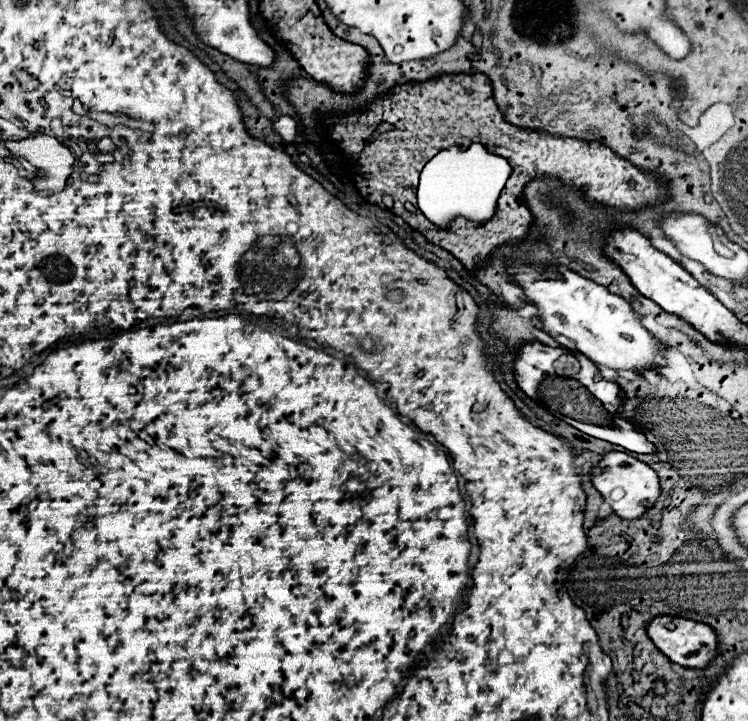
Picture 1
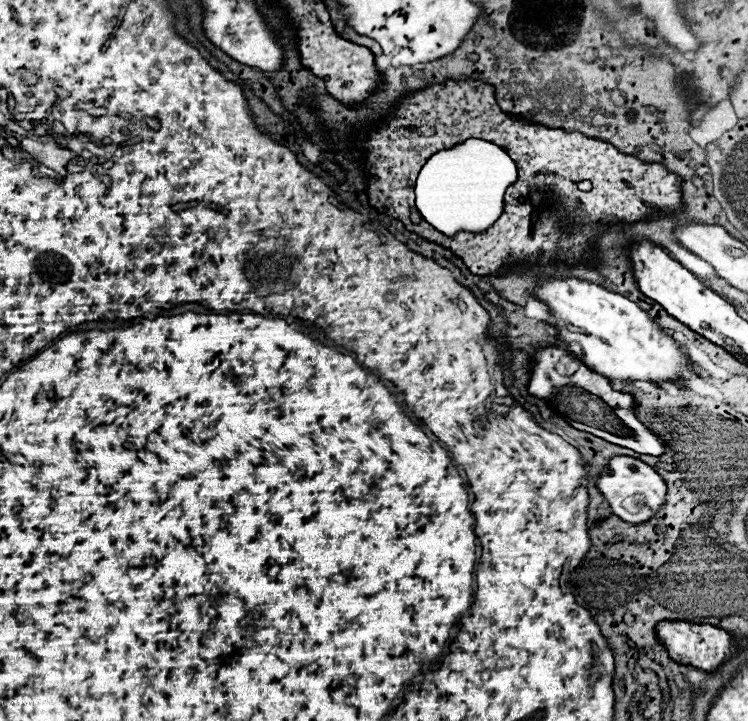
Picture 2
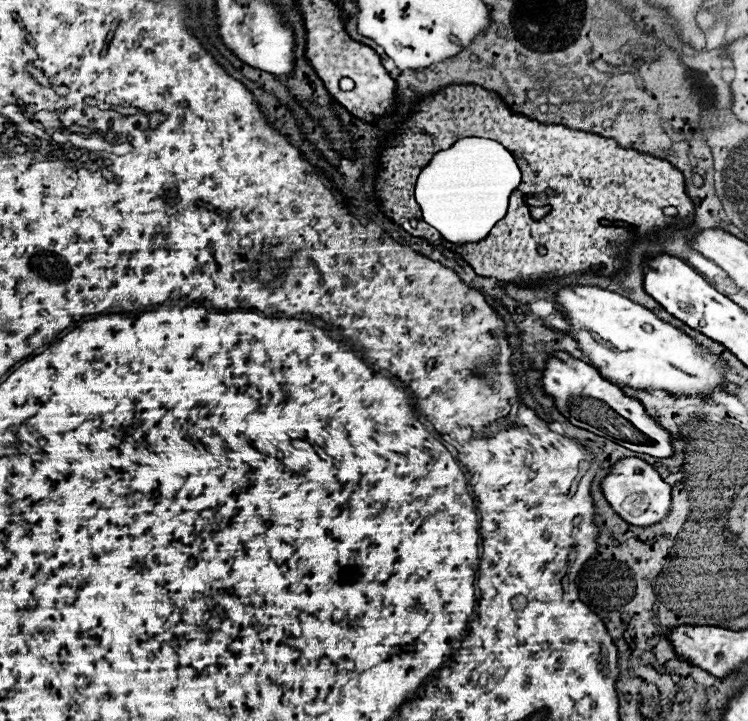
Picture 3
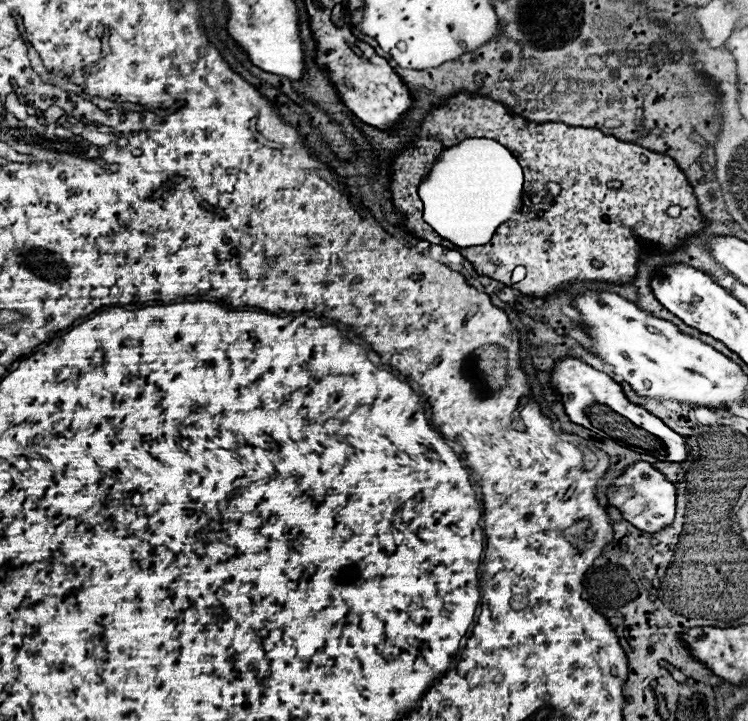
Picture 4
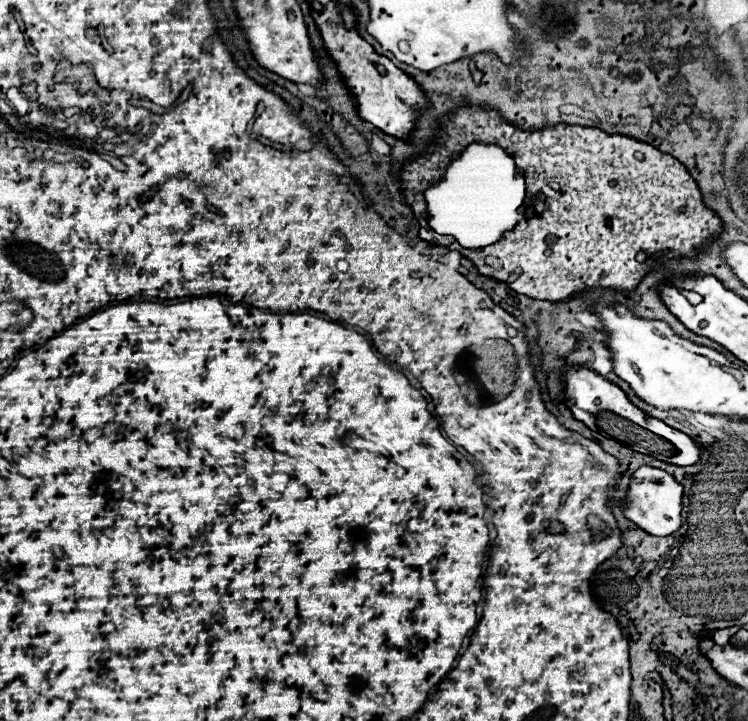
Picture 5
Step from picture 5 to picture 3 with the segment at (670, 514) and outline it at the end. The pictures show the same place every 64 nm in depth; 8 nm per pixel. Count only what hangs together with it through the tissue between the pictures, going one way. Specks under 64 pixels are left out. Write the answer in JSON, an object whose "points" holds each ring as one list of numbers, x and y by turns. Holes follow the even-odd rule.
{"points":[[624,458,624,460,616,462,614,468,612,468,612,472,602,480,602,492,604,492,606,500,610,502,610,506,612,506,628,524,634,524,634,526,642,526,642,528,654,526,654,524,658,524,662,518,666,518,666,516,670,514,670,506,672,506,672,488,670,488,670,484,666,484,666,482,660,478,660,474,658,474,648,462,644,462,644,460,640,460,640,458],[632,494,644,494,644,502,632,502,632,504,638,506,638,508,632,508,634,514,626,512,626,510,622,508,624,500,626,500,628,496,632,496]]}

